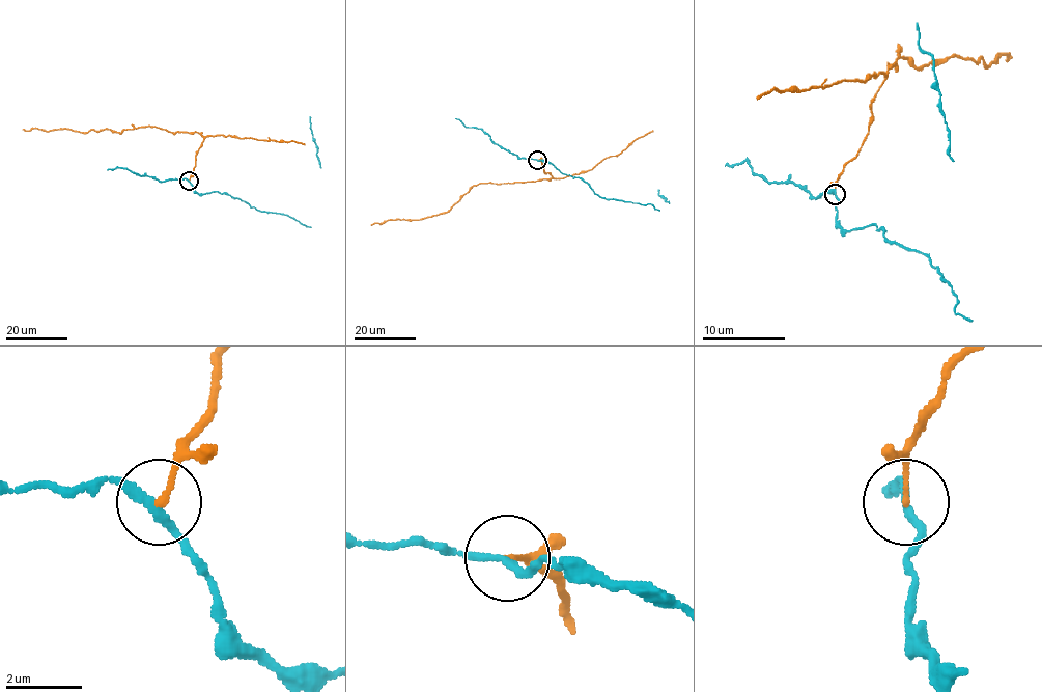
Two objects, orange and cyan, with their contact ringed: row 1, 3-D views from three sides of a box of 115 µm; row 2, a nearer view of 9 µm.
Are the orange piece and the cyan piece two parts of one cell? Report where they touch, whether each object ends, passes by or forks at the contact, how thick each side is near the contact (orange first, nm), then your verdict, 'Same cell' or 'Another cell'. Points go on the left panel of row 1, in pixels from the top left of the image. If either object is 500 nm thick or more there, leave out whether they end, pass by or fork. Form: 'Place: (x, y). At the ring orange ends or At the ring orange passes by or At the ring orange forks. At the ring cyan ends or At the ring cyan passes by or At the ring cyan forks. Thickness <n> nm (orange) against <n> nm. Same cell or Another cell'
Place: (189, 181). At the ring orange ends. At the ring cyan passes by. Thickness 140 nm (orange) against 200 nm. Another cell

